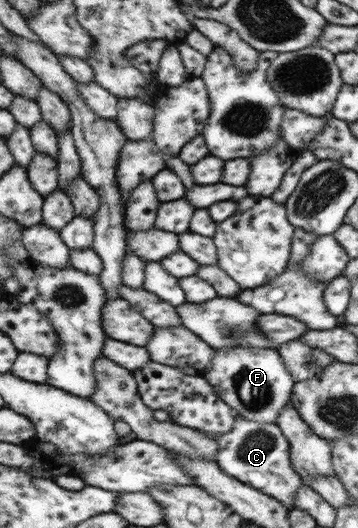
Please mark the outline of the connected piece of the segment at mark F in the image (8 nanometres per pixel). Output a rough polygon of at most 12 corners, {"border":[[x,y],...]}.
{"border":[[276,348],[215,349],[203,377],[274,424],[295,380]]}

